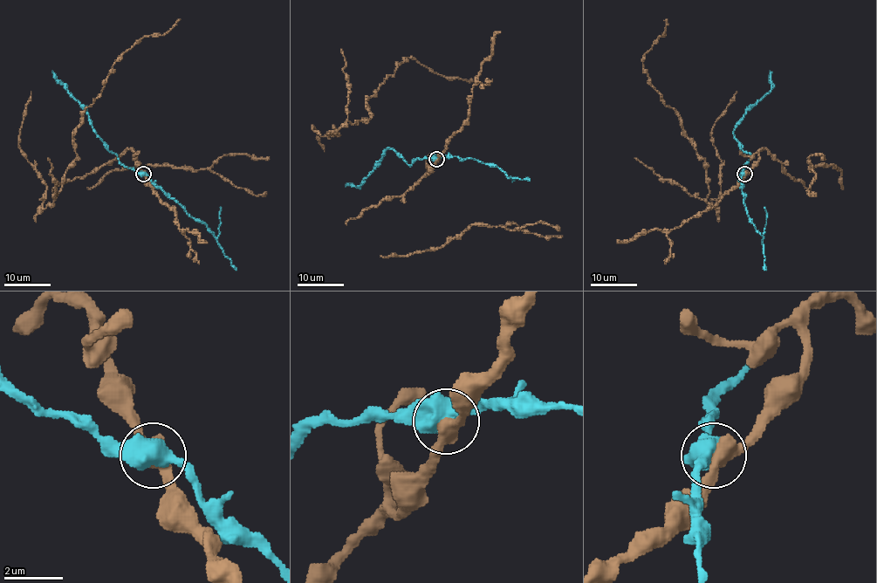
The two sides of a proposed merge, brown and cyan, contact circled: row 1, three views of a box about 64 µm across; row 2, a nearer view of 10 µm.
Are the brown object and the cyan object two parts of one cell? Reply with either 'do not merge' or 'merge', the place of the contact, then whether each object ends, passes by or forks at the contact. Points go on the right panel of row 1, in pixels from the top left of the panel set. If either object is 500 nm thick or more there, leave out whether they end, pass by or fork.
do not merge; place (744, 174)

